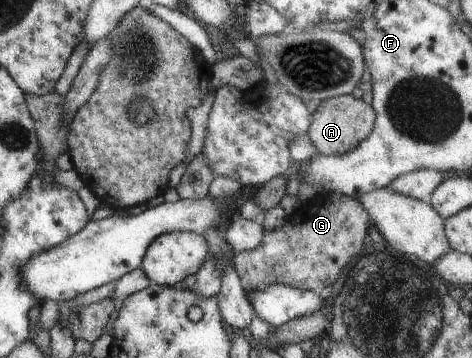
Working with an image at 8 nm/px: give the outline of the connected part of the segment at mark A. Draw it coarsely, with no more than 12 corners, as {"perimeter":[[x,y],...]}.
{"perimeter":[[342,95],[319,102],[306,141],[317,155],[351,152],[374,109]]}

